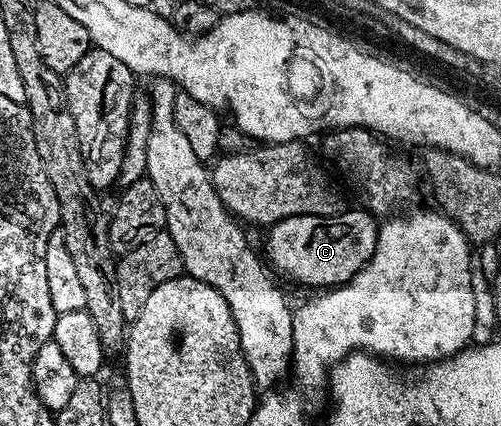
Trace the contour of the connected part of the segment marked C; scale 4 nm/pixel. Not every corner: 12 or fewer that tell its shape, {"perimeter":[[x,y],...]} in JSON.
{"perimeter":[[346,208],[275,222],[269,265],[333,288],[378,243],[373,213]]}

